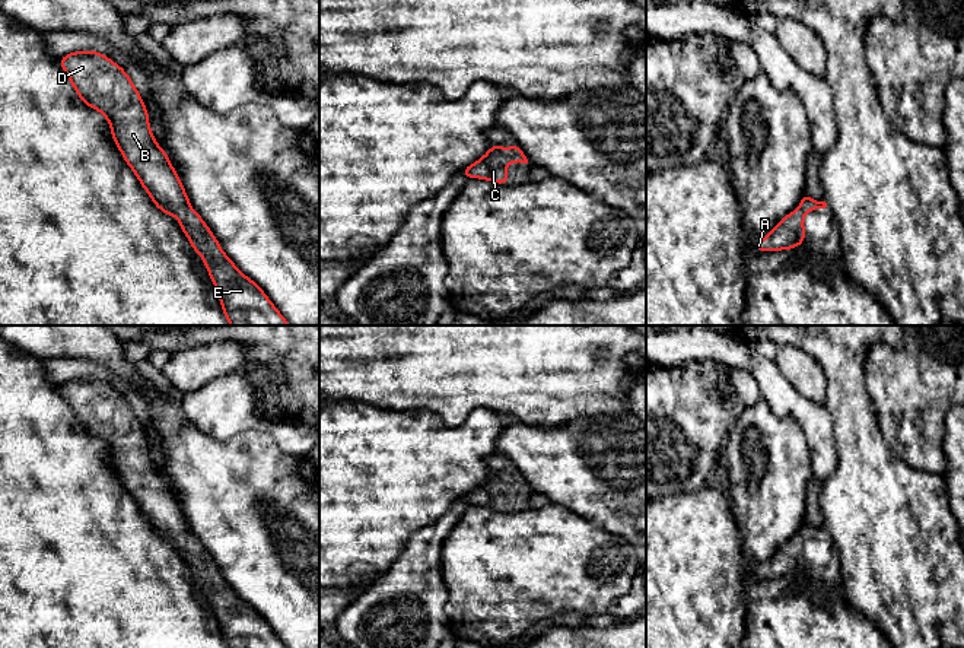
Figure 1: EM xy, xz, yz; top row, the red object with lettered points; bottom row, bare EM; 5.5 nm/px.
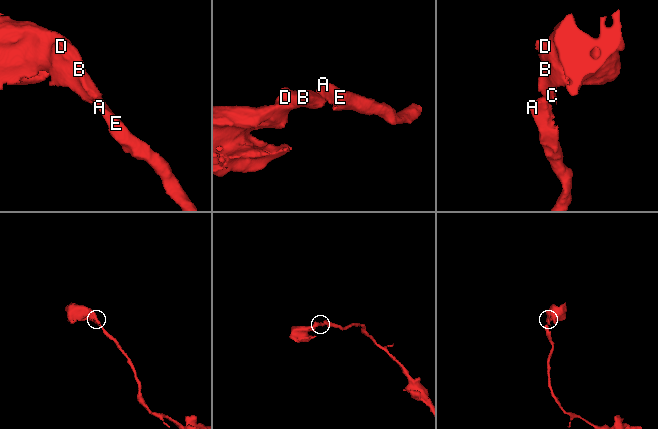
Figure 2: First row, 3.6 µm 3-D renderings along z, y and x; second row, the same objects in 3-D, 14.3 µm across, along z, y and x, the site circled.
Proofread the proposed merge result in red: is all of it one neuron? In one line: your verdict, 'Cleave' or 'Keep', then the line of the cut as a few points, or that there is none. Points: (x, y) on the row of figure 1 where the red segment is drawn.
Keep. No split

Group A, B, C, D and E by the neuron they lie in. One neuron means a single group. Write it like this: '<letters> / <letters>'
A B C D E

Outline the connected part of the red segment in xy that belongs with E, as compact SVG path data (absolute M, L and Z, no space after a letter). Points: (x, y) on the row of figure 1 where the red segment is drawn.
M96 51L60 58L79 98L104 114L124 161L163 213L178 217L191 247L203 257L230 325L290 325L261 288L230 261L191 209L165 150L155 142L144 102L123 67Z

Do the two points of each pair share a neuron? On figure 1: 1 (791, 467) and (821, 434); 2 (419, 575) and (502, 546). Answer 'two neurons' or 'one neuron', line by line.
1: two neurons
2: two neurons

